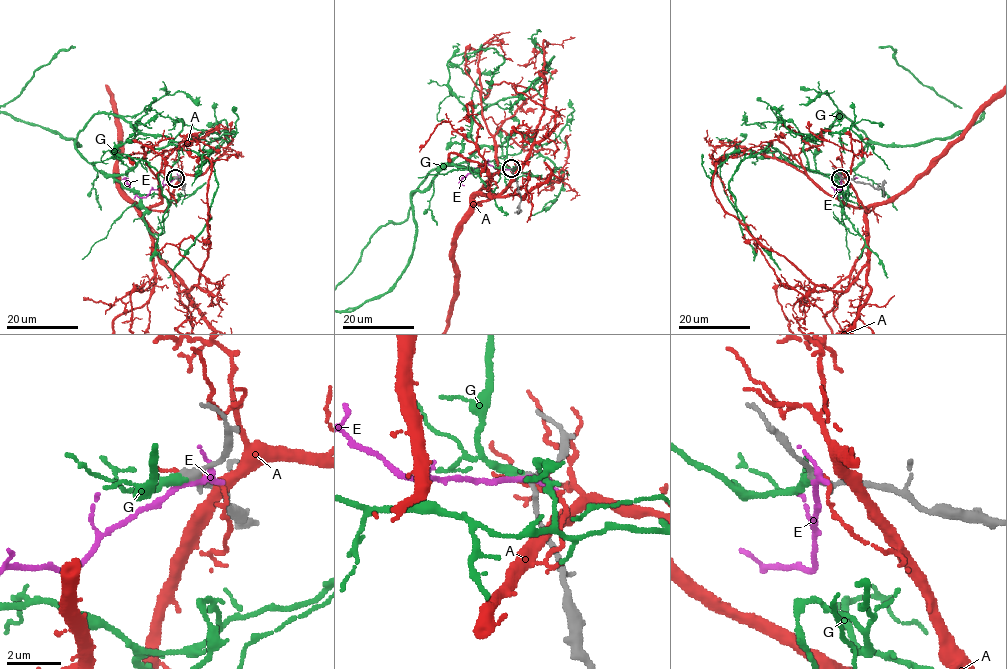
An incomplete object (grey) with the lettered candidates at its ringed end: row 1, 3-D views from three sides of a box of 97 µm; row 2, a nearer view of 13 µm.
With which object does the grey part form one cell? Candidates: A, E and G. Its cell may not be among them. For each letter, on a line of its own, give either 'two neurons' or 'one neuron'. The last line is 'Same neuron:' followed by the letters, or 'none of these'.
A: two neurons
E: two neurons
G: one neuron
Same neuron: G

